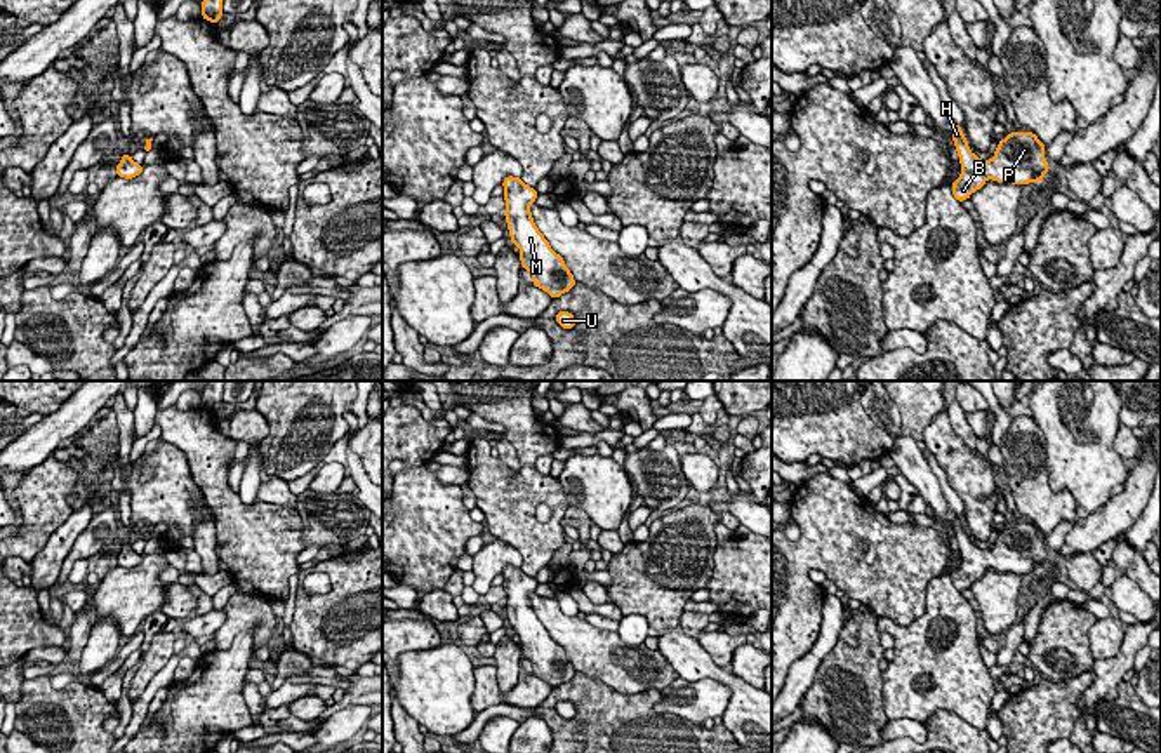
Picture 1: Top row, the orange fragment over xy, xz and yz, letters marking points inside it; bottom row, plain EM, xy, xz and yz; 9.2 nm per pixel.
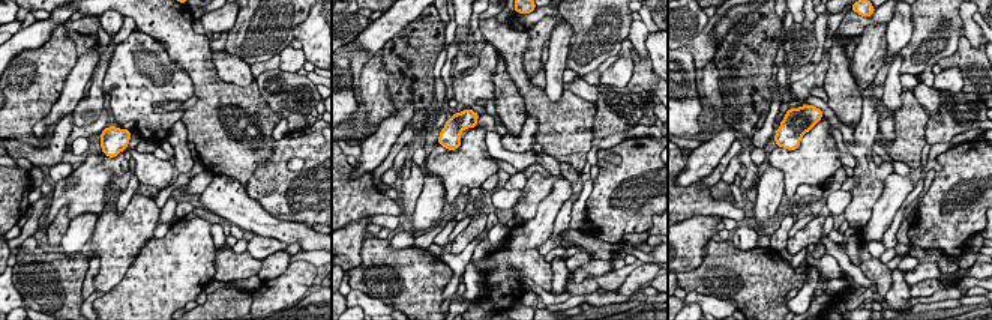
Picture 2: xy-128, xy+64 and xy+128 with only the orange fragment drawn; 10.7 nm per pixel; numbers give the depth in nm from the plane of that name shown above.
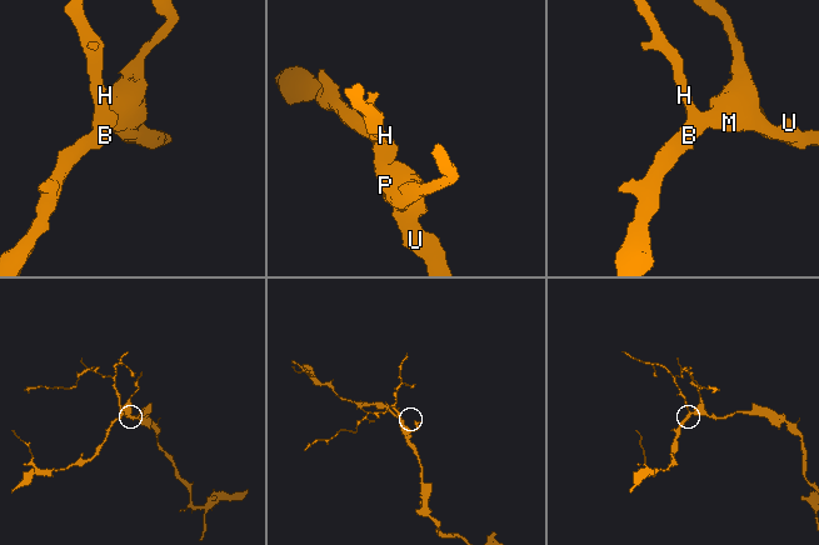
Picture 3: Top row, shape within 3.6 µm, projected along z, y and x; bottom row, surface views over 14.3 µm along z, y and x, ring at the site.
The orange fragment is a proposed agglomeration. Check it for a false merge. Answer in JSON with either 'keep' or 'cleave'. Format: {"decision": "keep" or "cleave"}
{"decision": "keep"}

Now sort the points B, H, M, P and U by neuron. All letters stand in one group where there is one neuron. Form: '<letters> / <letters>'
B H M P U

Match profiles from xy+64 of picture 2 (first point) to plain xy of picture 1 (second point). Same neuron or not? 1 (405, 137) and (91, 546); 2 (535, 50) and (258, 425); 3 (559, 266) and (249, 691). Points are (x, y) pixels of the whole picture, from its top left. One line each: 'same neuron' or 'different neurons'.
1: same neuron
2: same neuron
3: same neuron

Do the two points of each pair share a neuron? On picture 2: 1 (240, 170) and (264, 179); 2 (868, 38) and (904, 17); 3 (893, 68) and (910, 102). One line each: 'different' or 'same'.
1: different
2: different
3: different

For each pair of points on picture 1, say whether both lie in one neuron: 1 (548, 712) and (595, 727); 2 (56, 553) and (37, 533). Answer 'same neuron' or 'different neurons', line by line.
1: same neuron
2: different neurons

